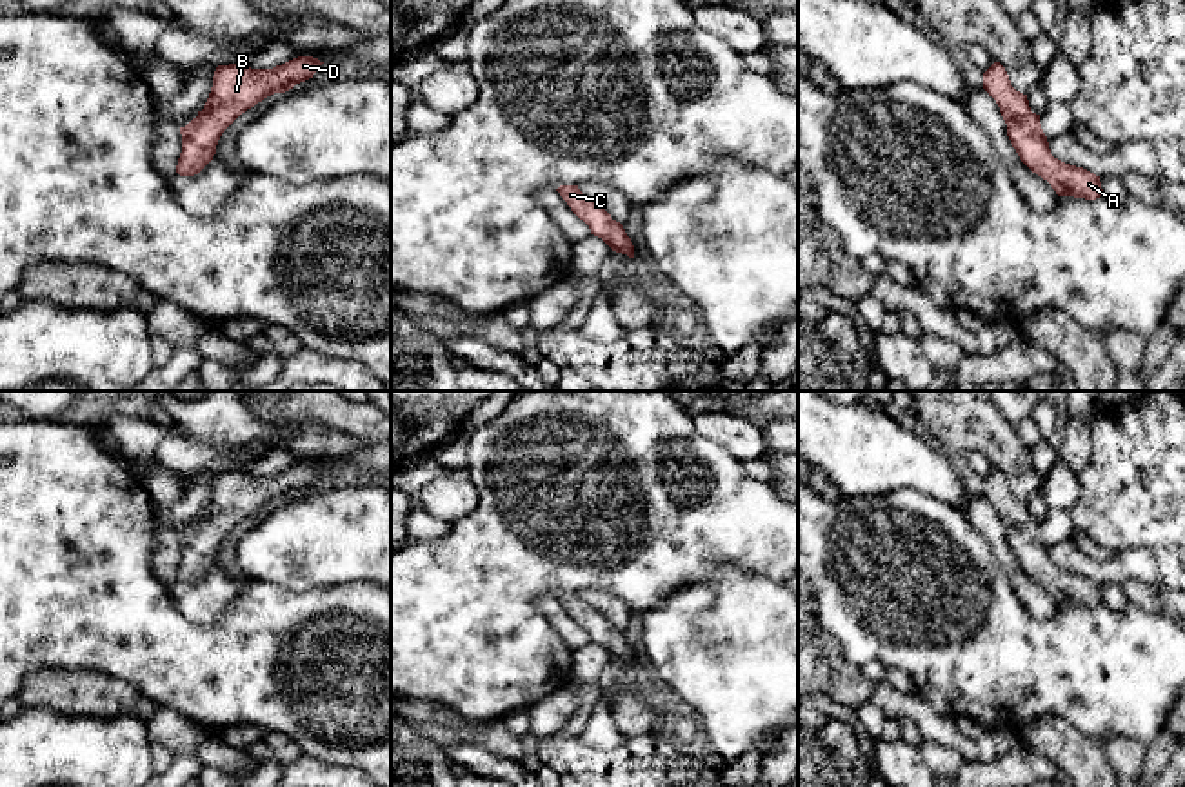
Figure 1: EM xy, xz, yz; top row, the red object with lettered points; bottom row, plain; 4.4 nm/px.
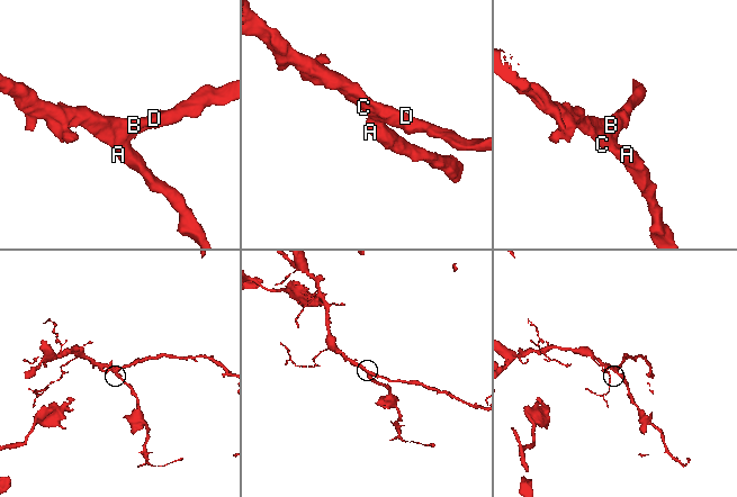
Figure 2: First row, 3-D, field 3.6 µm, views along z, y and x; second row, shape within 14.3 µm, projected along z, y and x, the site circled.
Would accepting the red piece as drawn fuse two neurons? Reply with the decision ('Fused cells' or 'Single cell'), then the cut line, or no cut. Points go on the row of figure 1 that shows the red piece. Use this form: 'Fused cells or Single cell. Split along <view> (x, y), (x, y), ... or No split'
Single cell. No split

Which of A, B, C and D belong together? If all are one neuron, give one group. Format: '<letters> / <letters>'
A B C D

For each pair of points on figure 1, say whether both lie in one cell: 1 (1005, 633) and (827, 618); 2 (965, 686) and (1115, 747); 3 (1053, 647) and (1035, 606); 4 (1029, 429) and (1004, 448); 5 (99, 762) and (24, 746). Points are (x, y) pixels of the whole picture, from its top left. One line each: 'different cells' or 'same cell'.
1: same cell
2: different cells
3: different cells
4: different cells
5: same cell

